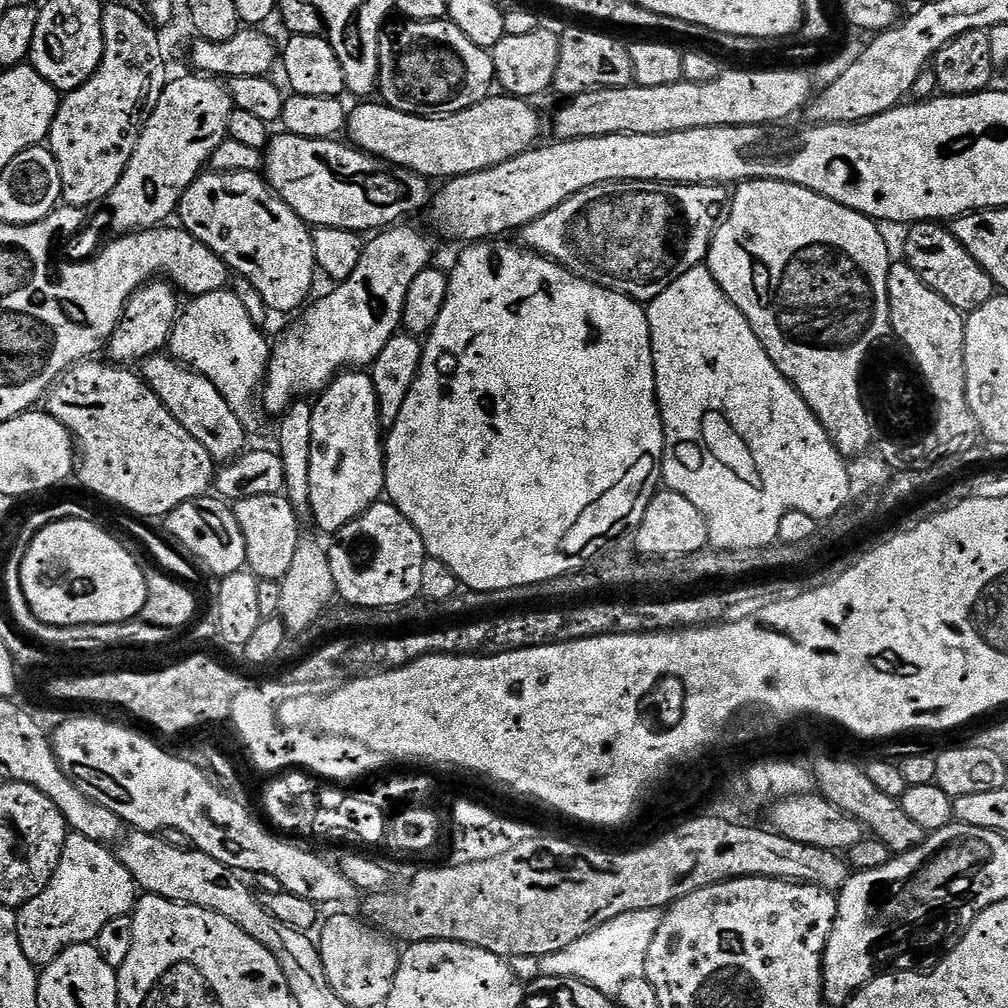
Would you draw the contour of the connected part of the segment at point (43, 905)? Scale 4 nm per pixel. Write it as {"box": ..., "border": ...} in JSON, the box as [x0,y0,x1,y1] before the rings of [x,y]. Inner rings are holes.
{"box":[16,832,138,966],"border":[[[72,832],[66,838],[62,858],[58,862],[58,870],[50,878],[46,890],[30,902],[26,902],[16,912],[16,929],[18,930],[18,942],[22,942],[22,951],[26,958],[37,966],[49,964],[60,952],[65,952],[75,944],[91,944],[96,936],[110,922],[110,918],[129,915],[135,909],[138,899],[138,885],[130,870],[122,866],[115,851],[111,847],[94,842],[82,834]]]}

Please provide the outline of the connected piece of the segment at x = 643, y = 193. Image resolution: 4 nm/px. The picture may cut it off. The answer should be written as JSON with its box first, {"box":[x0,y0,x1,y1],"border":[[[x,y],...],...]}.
{"box":[518,180,729,302],"border":[[[619,180],[566,198],[562,206],[520,229],[518,236],[532,251],[558,261],[577,276],[587,277],[588,268],[605,272],[616,291],[647,302],[670,282],[678,282],[686,270],[707,261],[712,235],[729,204],[729,189],[719,184]]]}

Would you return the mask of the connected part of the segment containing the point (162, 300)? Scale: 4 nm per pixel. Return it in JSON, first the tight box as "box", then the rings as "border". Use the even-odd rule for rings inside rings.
{"box":[106,282,182,366],"border":[[[149,282],[128,299],[120,324],[106,345],[107,359],[117,366],[136,366],[149,356],[163,353],[172,337],[177,318],[182,311],[182,300],[177,289],[168,282]]]}

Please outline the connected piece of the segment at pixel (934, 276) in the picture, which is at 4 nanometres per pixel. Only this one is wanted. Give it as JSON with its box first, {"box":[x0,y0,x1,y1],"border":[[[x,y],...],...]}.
{"box":[904,222,998,313],"border":[[[936,222],[911,225],[907,229],[908,241],[904,244],[906,262],[950,306],[962,313],[973,312],[978,306],[986,306],[998,289],[992,275],[977,262],[966,246],[947,227]]]}

